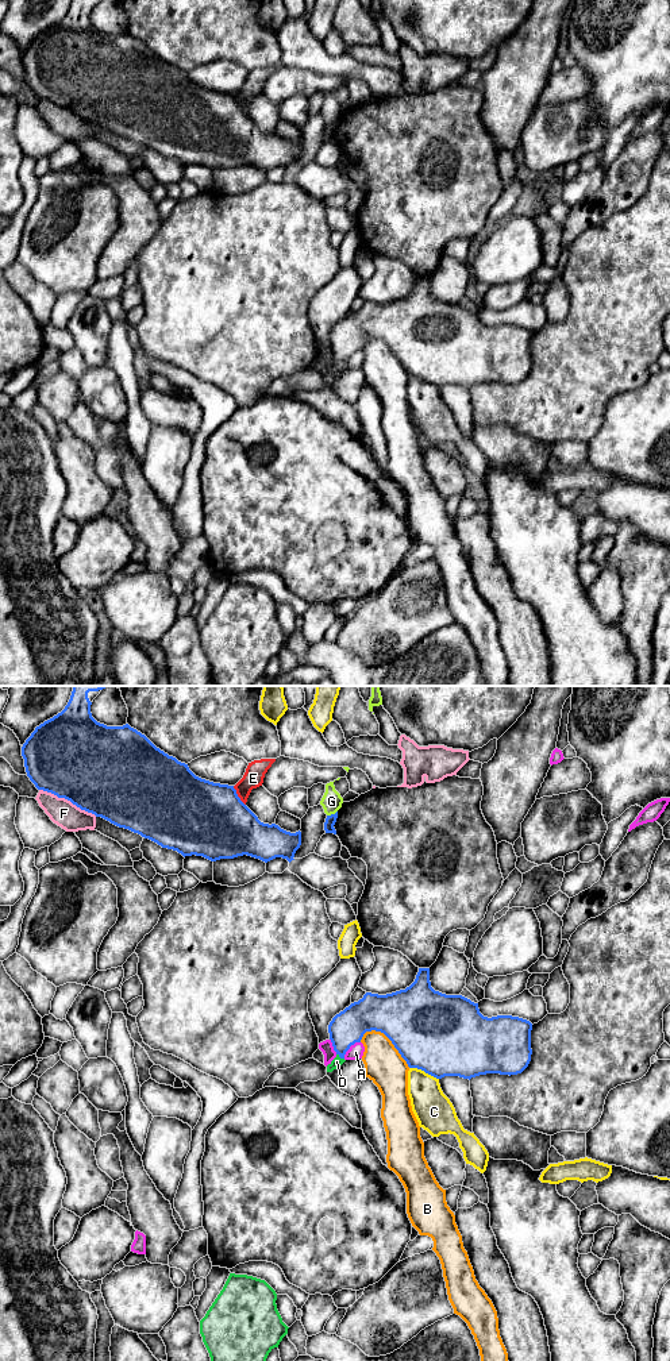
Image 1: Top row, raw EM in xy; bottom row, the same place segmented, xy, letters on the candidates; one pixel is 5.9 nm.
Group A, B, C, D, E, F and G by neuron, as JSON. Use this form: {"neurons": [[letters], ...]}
{"neurons": [["A"], ["B"], ["C"], ["D"], ["E"], ["F"], ["G"]]}

